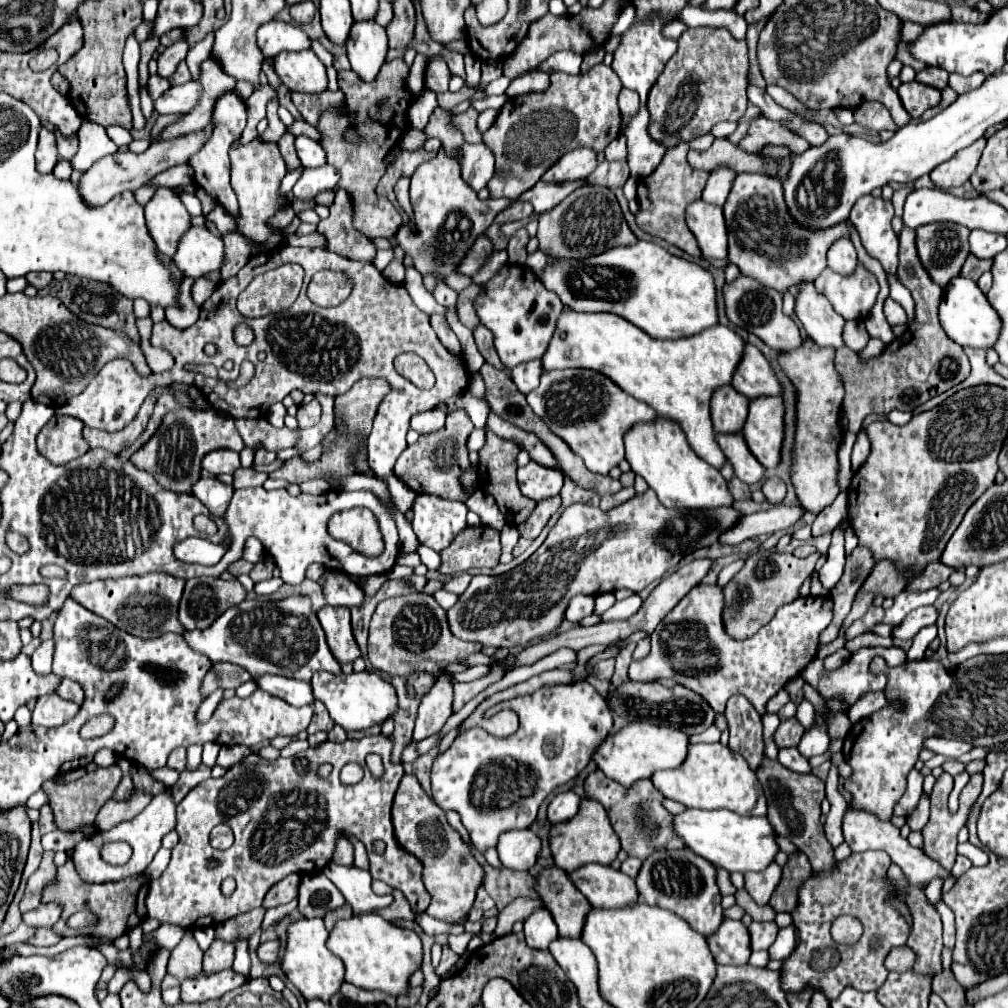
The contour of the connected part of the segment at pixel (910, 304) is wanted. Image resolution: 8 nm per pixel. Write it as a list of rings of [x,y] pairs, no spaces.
[[[886,274],[886,276],[888,276],[888,286],[890,286],[890,298],[904,306],[908,314],[908,322],[910,322],[910,318],[914,318],[914,300],[910,296],[910,290],[906,290],[906,286],[896,278],[896,274]]]

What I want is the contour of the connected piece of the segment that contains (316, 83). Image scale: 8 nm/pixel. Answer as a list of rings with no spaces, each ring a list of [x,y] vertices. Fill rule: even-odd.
[[[312,50],[278,54],[274,58],[274,70],[290,92],[320,94],[328,88],[326,66]]]

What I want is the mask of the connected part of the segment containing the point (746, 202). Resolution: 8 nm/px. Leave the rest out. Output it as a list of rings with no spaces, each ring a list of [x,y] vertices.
[[[758,174],[736,176],[732,190],[728,194],[726,206],[724,206],[724,218],[728,226],[728,260],[736,264],[744,276],[750,276],[758,280],[762,286],[774,288],[782,294],[790,286],[798,286],[800,282],[814,282],[818,274],[826,268],[826,252],[832,246],[832,242],[836,242],[838,238],[850,238],[850,230],[854,226],[850,220],[844,220],[828,228],[818,228],[818,230],[798,224],[786,206],[782,182],[778,182],[776,178],[758,176]]]

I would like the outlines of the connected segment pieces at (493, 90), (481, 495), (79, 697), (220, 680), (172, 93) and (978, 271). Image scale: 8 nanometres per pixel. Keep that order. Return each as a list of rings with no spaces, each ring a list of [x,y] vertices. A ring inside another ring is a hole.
[[[502,76],[502,78],[498,78],[498,80],[494,80],[494,82],[490,82],[486,86],[486,94],[488,96],[492,96],[492,94],[504,94],[504,90],[506,90],[508,84],[510,84],[510,80],[506,76]]]
[[[478,488],[468,500],[466,500],[468,510],[476,512],[482,518],[482,524],[486,526],[494,526],[496,530],[502,530],[502,526],[506,524],[506,520],[502,518],[502,512],[498,510],[494,498],[490,494],[486,494],[486,490]]]
[[[68,678],[62,680],[62,686],[58,686],[56,694],[62,696],[64,700],[76,702],[78,706],[84,702],[84,690],[82,690],[82,686],[78,682],[74,682],[74,680],[68,680]]]
[[[214,664],[212,674],[214,674],[216,680],[206,680],[204,682],[206,696],[214,688],[218,688],[218,686],[222,686],[222,688],[238,688],[244,682],[250,680],[250,672],[248,670],[242,670],[242,666],[234,666],[234,664]]]
[[[190,80],[184,86],[172,86],[164,92],[156,102],[154,108],[158,114],[188,114],[202,96],[202,84]]]
[[[970,254],[962,266],[962,276],[978,282],[978,278],[988,272],[992,268],[992,260],[984,260],[984,258],[978,258],[974,254]]]

